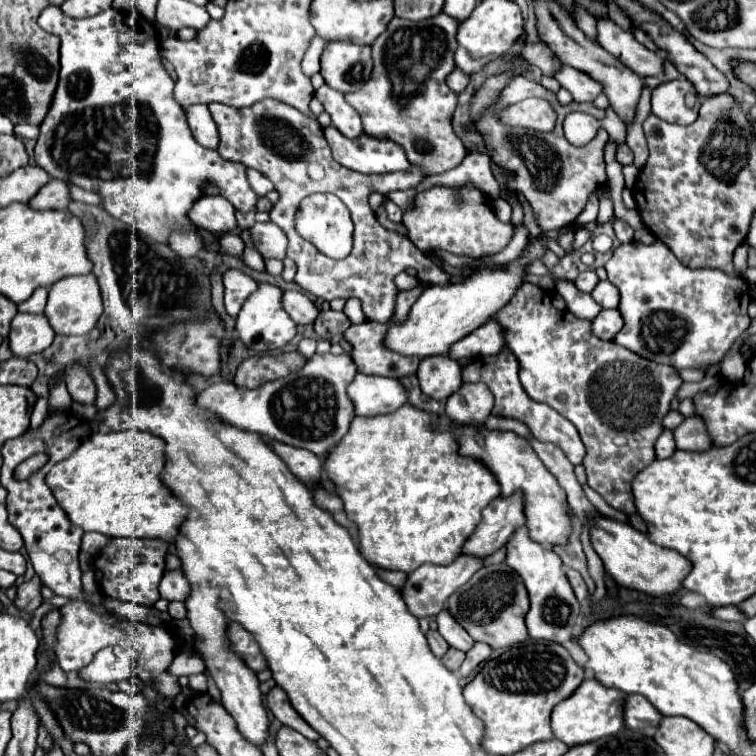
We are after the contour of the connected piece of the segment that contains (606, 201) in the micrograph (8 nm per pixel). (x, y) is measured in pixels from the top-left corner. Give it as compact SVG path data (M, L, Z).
M604 188L603 194L604 197L600 199L599 213L597 216L597 222L600 225L608 222L614 215L613 204L612 201L610 200L610 197L608 197L607 192L608 190Z

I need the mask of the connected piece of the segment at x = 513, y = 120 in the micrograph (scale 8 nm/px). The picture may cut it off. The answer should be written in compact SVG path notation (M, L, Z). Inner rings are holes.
M528 98L502 110L500 120L508 126L528 126L540 132L548 132L556 124L556 112L546 100Z

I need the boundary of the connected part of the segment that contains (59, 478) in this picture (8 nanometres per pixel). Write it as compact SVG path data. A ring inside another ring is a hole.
M142 430L98 432L56 464L44 482L68 520L84 532L100 532L108 538L162 538L174 544L174 534L184 522L186 508L170 496L160 480L162 468L164 442L158 436Z

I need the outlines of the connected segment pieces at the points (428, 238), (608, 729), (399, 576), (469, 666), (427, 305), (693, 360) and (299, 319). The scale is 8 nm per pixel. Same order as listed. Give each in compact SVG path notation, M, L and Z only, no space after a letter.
M438 186L416 196L416 208L412 212L406 212L402 218L404 226L410 232L410 240L420 250L442 248L456 256L470 256L470 258L492 256L504 250L504 246L508 246L508 242L512 240L514 226L502 224L494 216L488 198L480 190L472 186L460 190L462 202L456 202L454 194L456 194L454 190Z
M584 680L580 688L566 700L562 700L552 712L552 732L558 740L568 746L594 742L604 736L612 736L624 728L624 698L626 694L620 690L612 690L602 686L596 680Z
M376 568L376 572L378 572L378 576L380 576L384 582L390 582L390 584L396 586L396 588L402 588L404 582L406 582L406 574L404 574L404 572L384 572L384 570L380 570L380 568Z
M476 642L474 644L474 648L466 654L466 660L462 662L462 668L460 668L460 676L462 678L466 678L480 662L484 662L484 660L488 660L488 656L490 656L490 652L492 652L492 648L490 646L486 646L486 644L482 644L482 642Z
M536 242L524 250L524 254L510 262L506 270L476 270L472 276L466 278L462 284L448 284L448 286L428 286L416 304L412 304L412 310L408 312L408 318L404 322L396 322L388 328L384 336L384 346L388 350L394 350L404 356L416 356L416 358L428 358L428 356L440 356L448 354L448 348L464 338L464 334L470 334L484 322L488 322L496 310L500 310L520 288L524 282L524 266L534 260L542 258L544 244Z
M656 240L654 244L622 244L606 262L608 280L620 292L624 328L612 342L660 364L700 368L720 362L736 338L750 326L748 284L720 270L692 270Z
M284 292L282 306L296 324L312 324L318 316L318 308L304 292Z

